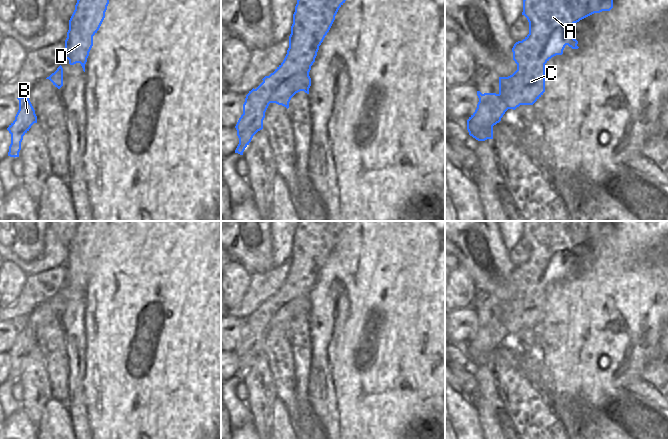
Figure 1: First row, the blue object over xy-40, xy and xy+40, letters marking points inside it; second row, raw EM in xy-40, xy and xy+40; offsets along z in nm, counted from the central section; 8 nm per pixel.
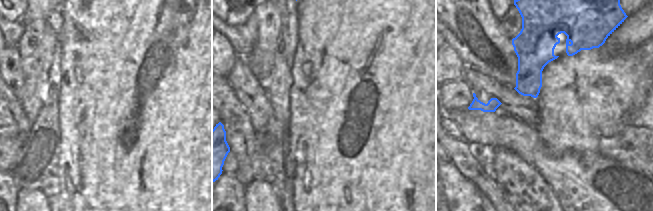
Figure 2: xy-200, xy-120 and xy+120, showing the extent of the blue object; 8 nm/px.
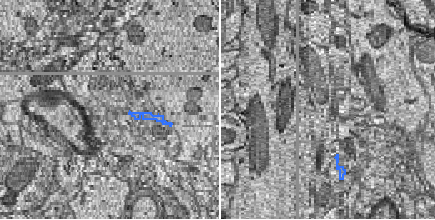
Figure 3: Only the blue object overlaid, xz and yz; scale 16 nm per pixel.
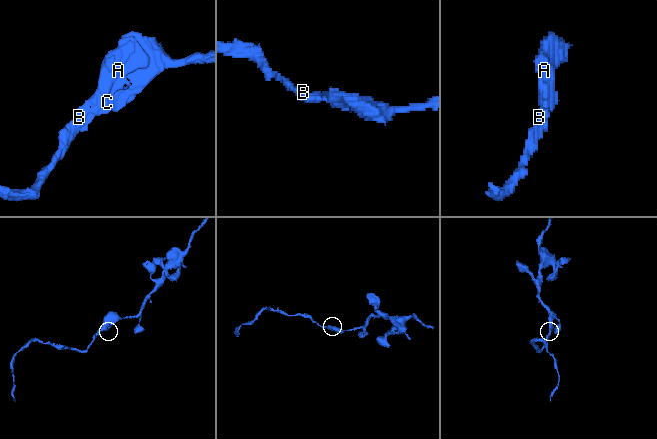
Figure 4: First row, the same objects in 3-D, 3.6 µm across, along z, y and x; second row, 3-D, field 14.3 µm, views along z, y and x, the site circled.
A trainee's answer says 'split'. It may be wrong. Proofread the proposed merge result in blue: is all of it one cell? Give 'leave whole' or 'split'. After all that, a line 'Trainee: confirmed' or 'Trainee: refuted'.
leave whole
Trainee: refuted

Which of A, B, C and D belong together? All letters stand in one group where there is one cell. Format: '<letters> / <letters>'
A B C D

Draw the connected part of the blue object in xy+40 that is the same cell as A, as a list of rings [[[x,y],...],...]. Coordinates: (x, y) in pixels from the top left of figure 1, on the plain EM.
[[[525,221],[523,236],[529,246],[529,258],[514,268],[513,284],[517,294],[508,301],[499,301],[499,317],[477,315],[479,326],[467,344],[469,359],[478,365],[493,363],[493,350],[501,345],[508,333],[533,329],[545,316],[545,288],[554,280],[562,279],[566,269],[578,273],[569,252],[580,244],[613,232],[613,221]]]

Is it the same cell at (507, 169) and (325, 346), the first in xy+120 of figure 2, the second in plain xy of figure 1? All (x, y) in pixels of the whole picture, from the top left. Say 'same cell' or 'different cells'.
different cells

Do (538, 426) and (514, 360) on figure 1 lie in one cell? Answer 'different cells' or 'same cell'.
same cell

